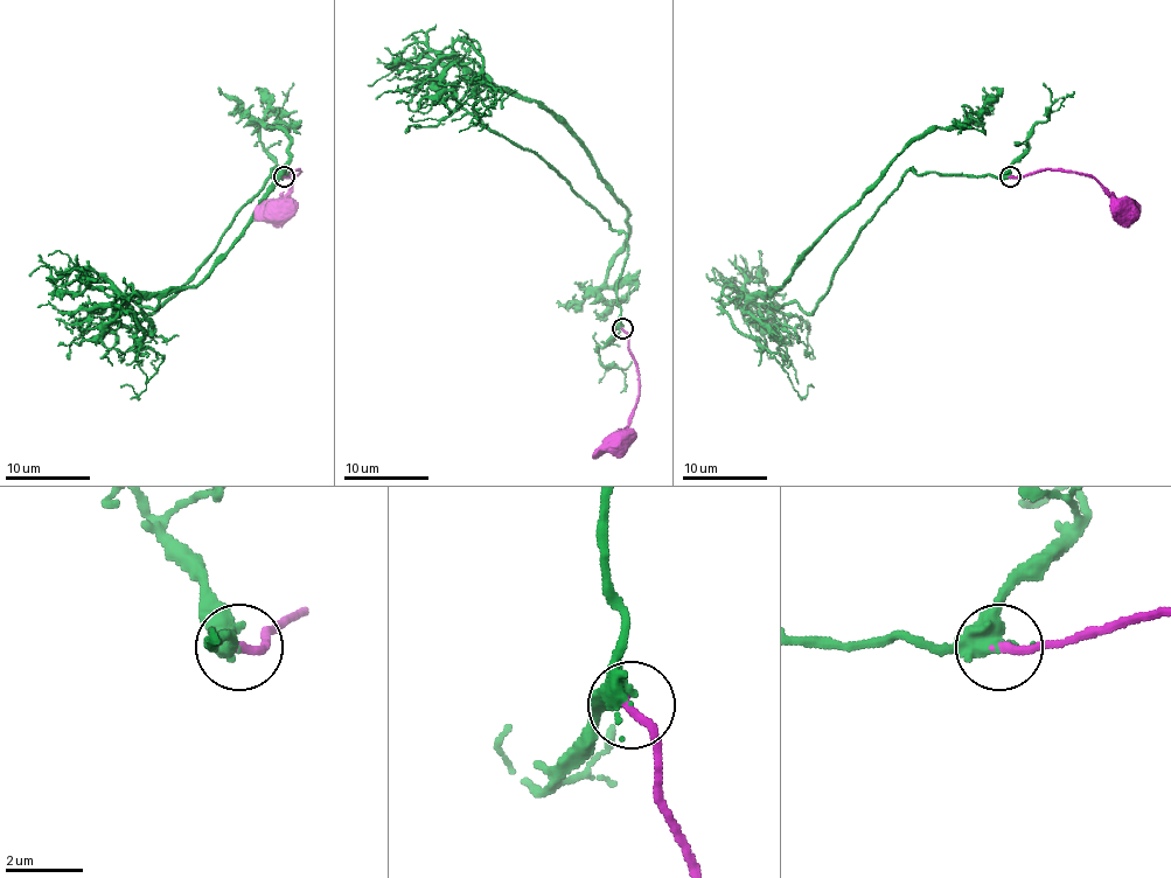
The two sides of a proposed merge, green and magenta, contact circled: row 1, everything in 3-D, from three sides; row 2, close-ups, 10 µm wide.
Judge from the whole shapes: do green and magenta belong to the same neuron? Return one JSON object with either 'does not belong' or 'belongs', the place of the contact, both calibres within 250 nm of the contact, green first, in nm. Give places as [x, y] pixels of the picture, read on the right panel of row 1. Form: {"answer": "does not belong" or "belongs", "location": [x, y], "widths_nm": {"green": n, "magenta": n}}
{"answer": "belongs", "location": [1010, 176], "widths_nm": {"green": 360, "magenta": 240}}

